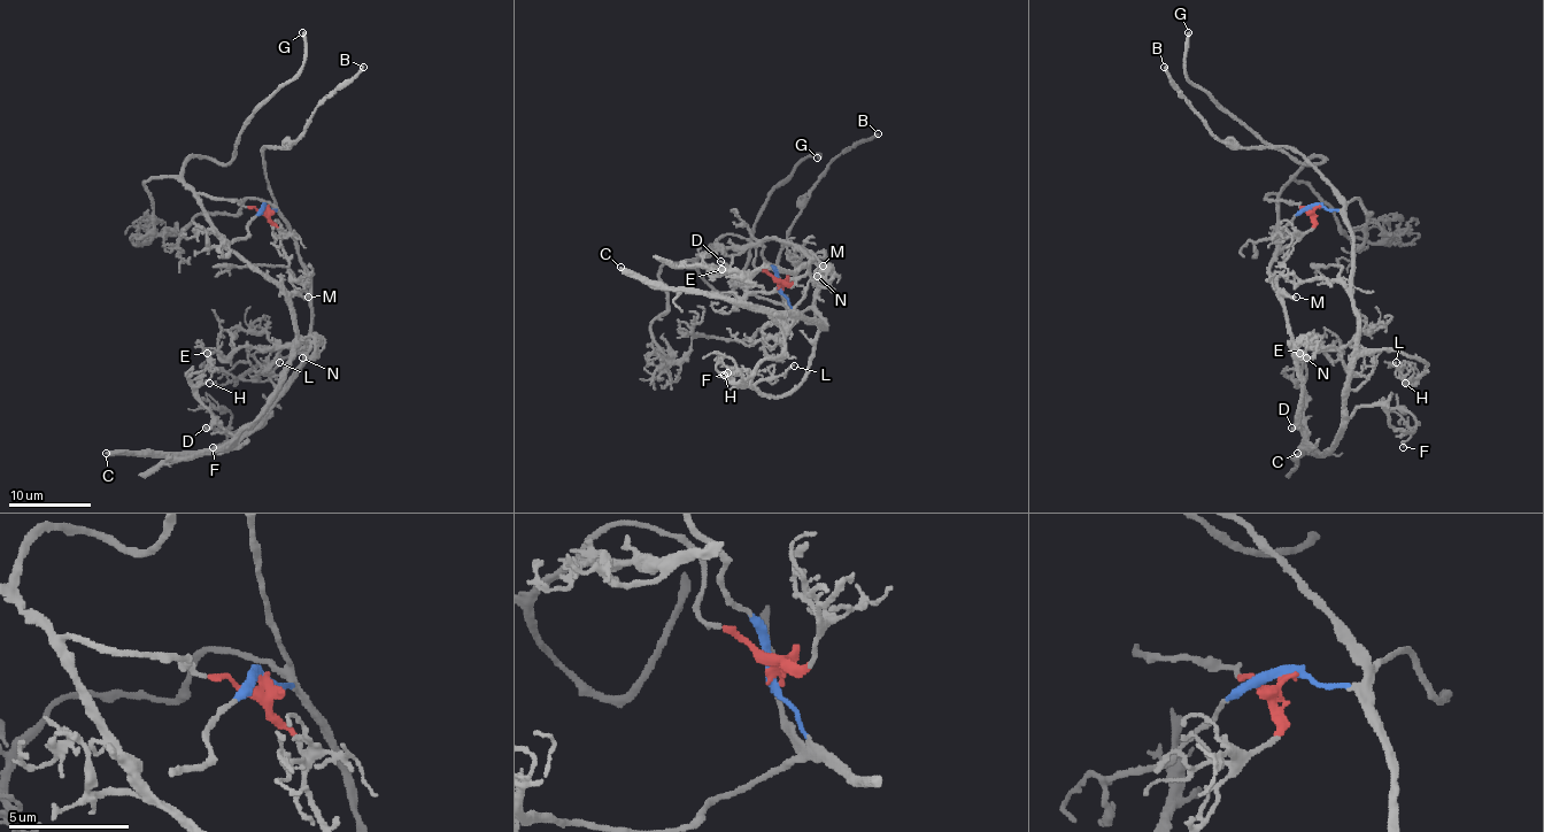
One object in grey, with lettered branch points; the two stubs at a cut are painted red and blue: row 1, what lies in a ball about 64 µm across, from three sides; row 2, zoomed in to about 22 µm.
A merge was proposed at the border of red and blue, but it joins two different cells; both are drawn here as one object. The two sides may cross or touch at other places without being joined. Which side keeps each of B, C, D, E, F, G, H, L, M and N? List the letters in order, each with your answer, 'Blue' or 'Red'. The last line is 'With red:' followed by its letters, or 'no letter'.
B: Blue
C: Blue
D: Red
E: Red
F: Blue
G: Red
H: Blue
L: Blue
M: Red
N: Red
With red: D, E, G, M, N

